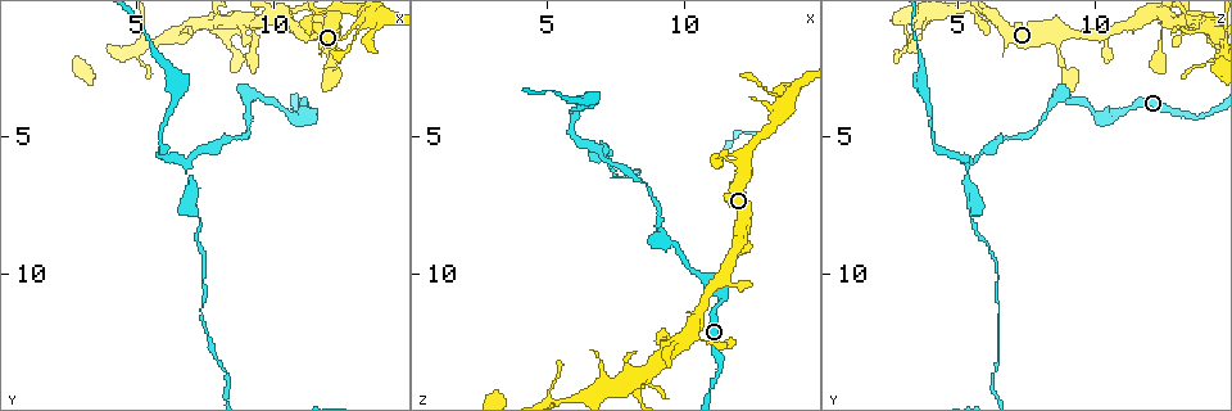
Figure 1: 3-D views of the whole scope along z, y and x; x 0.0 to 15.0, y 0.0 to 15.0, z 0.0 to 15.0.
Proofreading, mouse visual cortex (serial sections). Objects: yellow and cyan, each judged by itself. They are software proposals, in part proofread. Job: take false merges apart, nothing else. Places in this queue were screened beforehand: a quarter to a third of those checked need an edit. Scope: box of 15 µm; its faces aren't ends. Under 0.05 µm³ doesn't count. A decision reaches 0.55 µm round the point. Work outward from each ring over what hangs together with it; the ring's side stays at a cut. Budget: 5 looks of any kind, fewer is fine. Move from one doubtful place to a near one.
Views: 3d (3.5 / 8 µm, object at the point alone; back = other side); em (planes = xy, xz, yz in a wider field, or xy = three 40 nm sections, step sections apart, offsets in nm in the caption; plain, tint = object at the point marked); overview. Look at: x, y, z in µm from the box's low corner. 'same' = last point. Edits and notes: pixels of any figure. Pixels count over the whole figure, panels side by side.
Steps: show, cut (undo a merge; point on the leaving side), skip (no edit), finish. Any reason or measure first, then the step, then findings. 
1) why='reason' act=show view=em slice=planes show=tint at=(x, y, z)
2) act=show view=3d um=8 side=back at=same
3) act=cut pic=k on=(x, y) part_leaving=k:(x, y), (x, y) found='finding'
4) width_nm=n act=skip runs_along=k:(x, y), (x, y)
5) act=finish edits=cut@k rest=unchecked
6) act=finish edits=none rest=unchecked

why='abrupt turn' act=show view=3d um=3.5 at=(11.5, 4.2, 10.7)

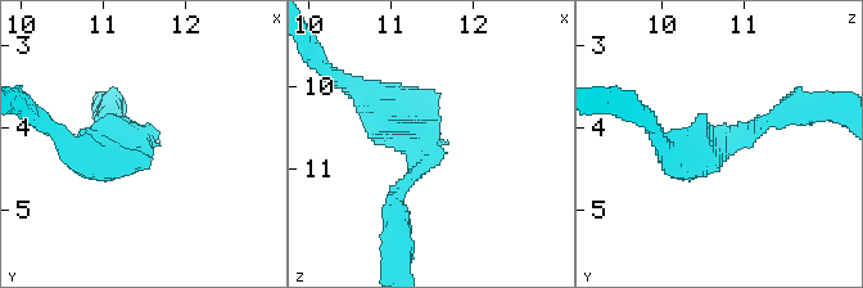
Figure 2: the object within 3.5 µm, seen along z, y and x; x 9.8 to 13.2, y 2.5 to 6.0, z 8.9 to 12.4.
arm_widths_nm=200,500 why='shape alone is not enough' act=show view=em slice=xy step=3 show=tint at=(11.45, 4.20, 10.70)

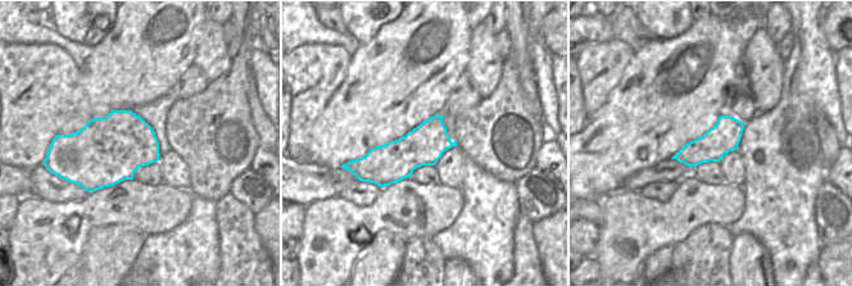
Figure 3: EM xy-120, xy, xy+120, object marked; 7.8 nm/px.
act=show view=em slice=planes show=tint at=same

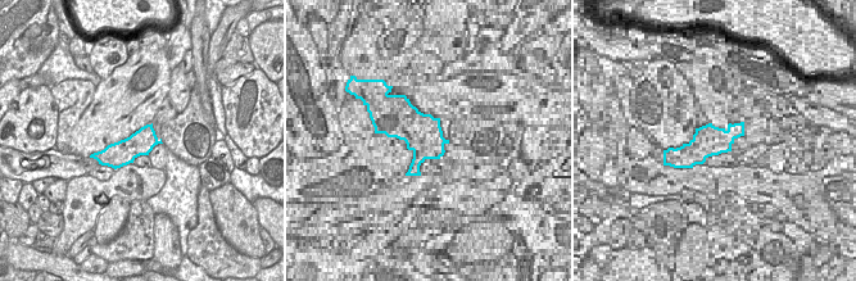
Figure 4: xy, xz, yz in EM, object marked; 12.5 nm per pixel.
act=skip runs_along=2:(785, 116), (699, 156), (669, 152) found='continuous, no second cell'

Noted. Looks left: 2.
why='abrupt turn' act=show view=3d um=3.5 at=(9.2, 3.6, 8.8)

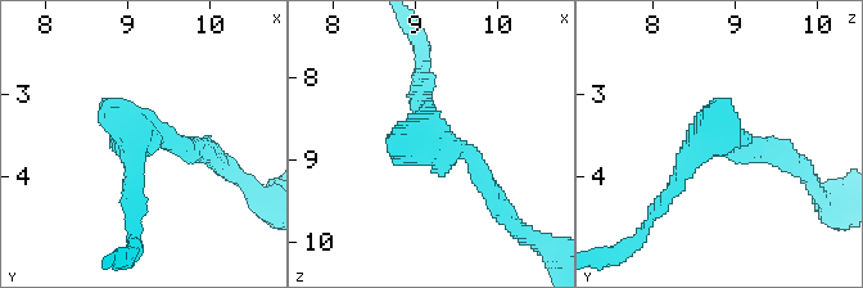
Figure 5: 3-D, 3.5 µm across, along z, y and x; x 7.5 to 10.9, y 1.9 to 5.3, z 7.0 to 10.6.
act=show view=em slice=xy step=2 show=tint at=(9.25, 3.50, 8.70)

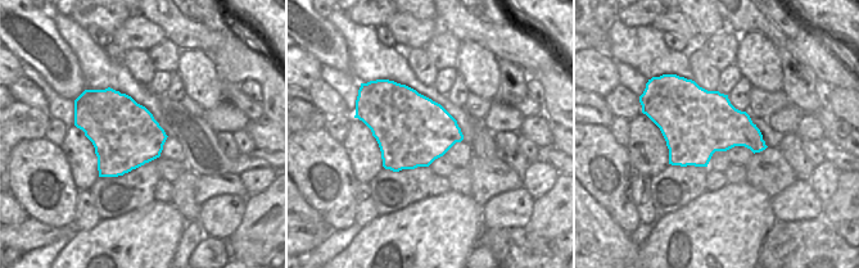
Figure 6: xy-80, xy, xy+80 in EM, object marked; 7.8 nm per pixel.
act=skip runs_along=5:(493, 188), (423, 125), (419, 86) found='continuous, no second cell'

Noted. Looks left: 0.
act=finish edits=none rest=unchecked

